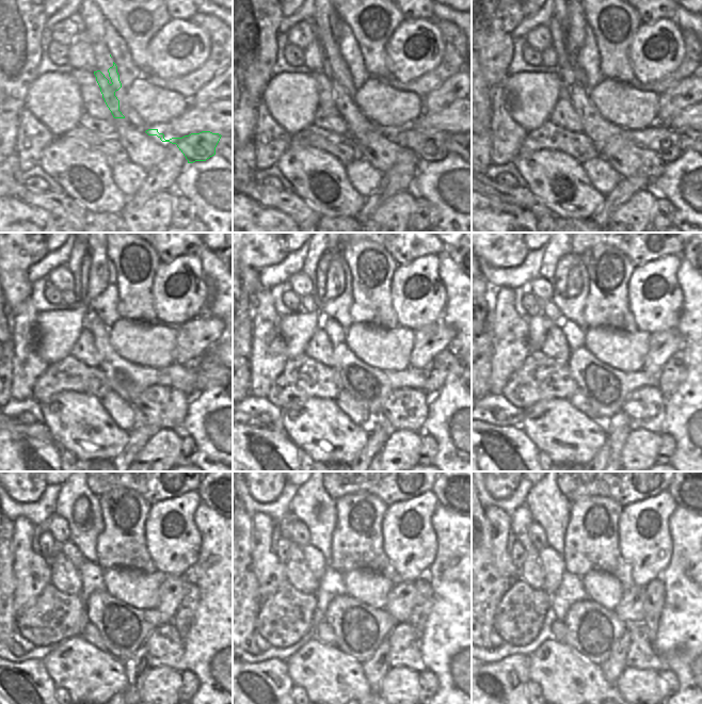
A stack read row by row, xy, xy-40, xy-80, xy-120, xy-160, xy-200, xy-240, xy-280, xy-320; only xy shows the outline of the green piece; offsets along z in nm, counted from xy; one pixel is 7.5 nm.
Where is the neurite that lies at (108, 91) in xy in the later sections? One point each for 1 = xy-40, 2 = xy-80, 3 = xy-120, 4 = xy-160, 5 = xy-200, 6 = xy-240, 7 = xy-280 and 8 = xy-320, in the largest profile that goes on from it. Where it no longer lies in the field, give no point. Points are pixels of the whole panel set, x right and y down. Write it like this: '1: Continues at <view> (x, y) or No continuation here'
1: Continues at xy-40 (357, 125)
2: Continues at xy-80 (659, 139)
3: Continues at xy-120 (127, 380)
4: Continues at xy-160 (369, 386)
5: Continues at xy-200 (606, 389)
6: Continues at xy-240 (124, 629)
7: Continues at xy-280 (360, 629)
8: Continues at xy-320 (593, 630).

